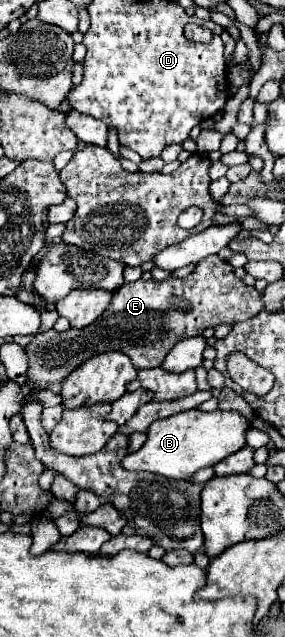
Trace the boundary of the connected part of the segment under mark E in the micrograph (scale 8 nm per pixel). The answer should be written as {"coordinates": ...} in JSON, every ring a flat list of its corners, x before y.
{"coordinates":[[218,256,204,258,196,270,184,278,170,278,164,282,136,280,124,284,122,290,114,292,110,306,86,330,56,332,48,330,36,334,26,346,30,360,28,382,46,388,50,382,62,382,76,366,102,352,124,352,130,356,138,370,162,366,166,354,180,340,200,336,206,328,218,324,234,324,256,316,262,310,260,292,254,286,246,286,234,276,228,262]]}

